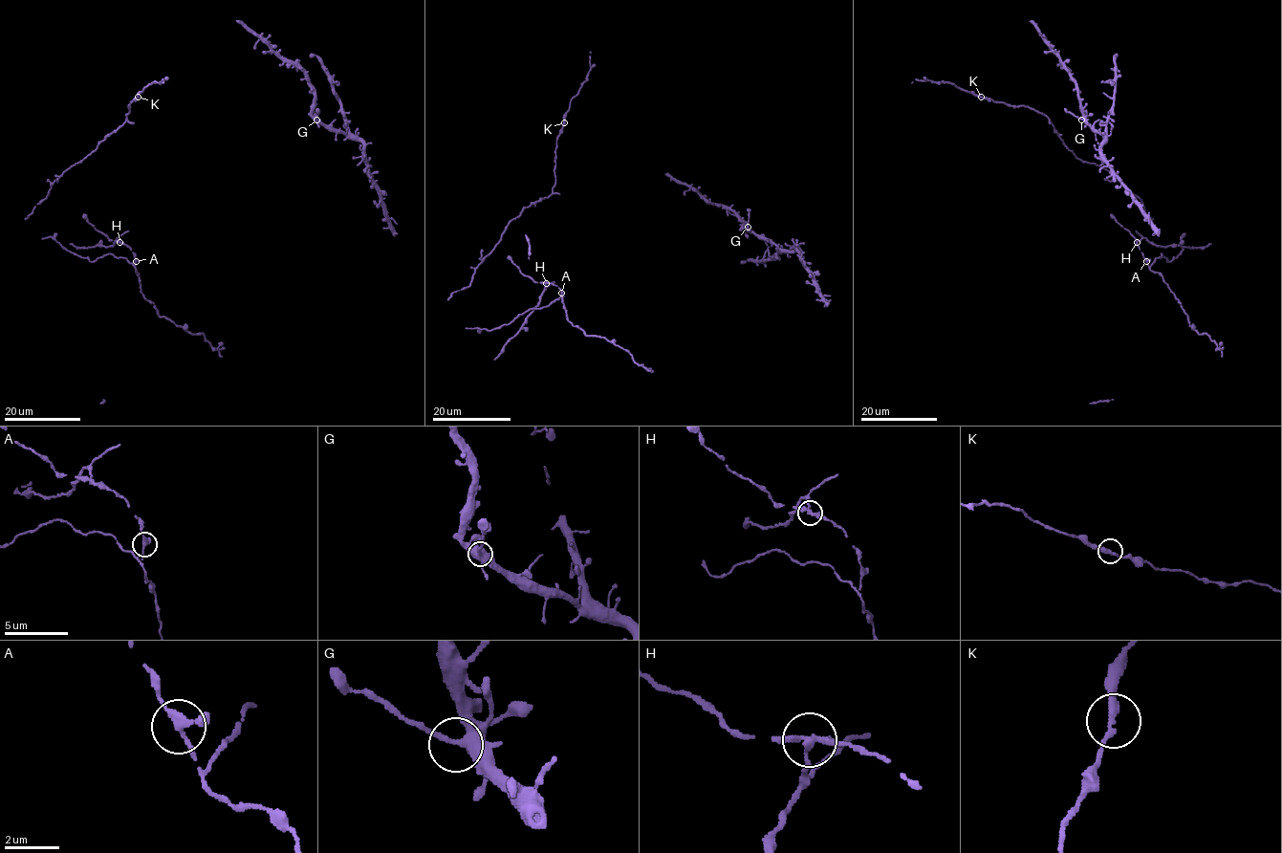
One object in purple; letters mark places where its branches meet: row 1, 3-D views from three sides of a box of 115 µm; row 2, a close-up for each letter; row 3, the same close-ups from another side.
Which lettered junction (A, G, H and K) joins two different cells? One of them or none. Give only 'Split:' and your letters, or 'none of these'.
Split: H

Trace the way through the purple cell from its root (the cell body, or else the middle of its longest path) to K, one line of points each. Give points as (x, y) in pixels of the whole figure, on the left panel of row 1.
K: (125, 116), (130, 102), (138, 97)

